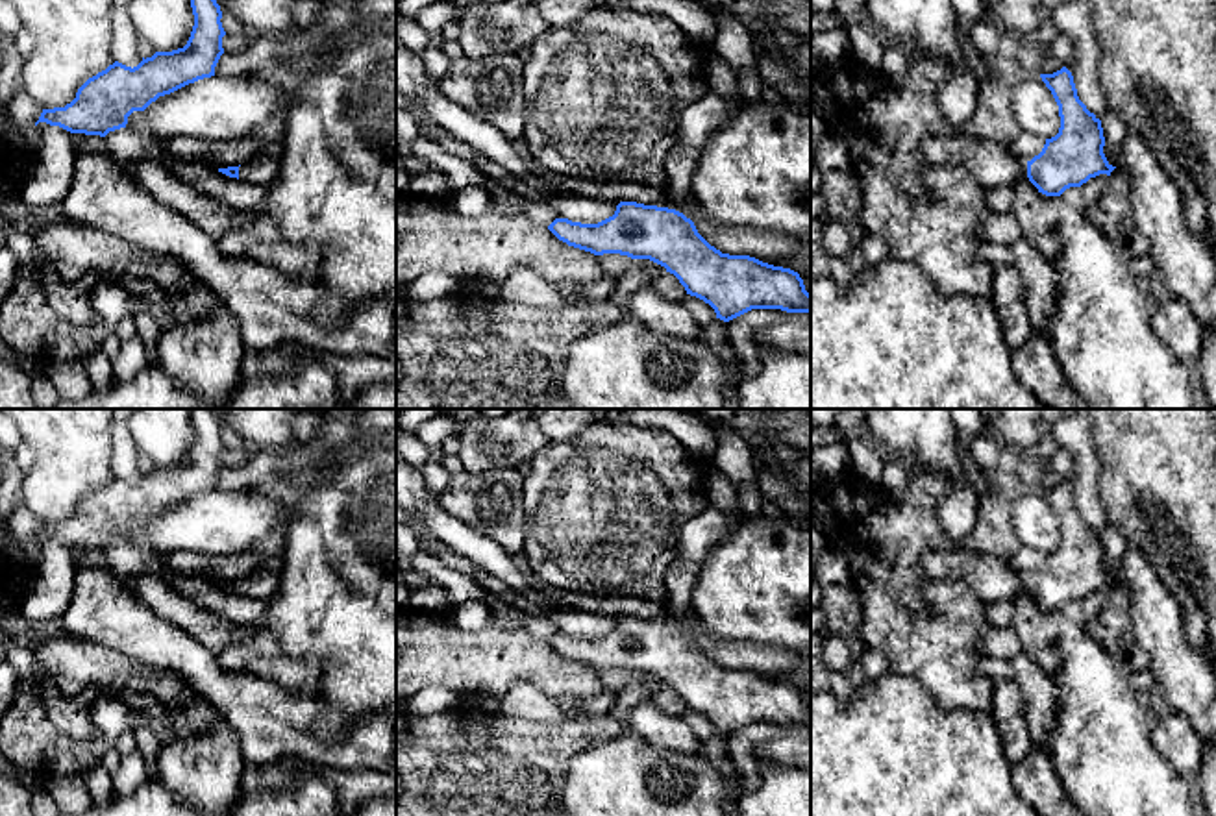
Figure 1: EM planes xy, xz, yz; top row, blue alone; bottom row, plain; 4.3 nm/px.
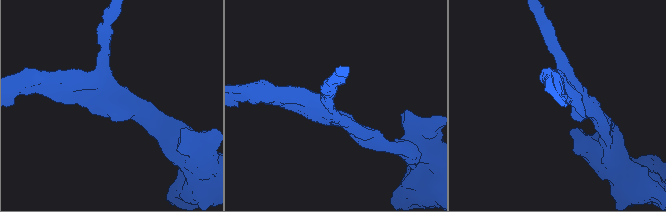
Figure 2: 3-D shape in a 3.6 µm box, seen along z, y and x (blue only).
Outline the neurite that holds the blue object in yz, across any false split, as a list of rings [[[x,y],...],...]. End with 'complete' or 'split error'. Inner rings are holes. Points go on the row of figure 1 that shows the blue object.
[[[1062,67],[1040,78],[1059,105],[1061,128],[1031,161],[1014,157],[1009,146],[972,135],[927,135],[920,142],[924,159],[933,168],[962,168],[985,189],[1012,187],[1027,178],[1046,196],[1061,196],[1099,174],[1111,176],[1116,167],[1103,154],[1101,120],[1079,100],[1072,72]]] | split error

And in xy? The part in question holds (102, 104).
[[[191,0],[194,26],[183,48],[155,52],[137,67],[118,61],[89,78],[65,107],[43,109],[39,122],[70,133],[100,135],[126,128],[133,111],[144,111],[159,96],[215,76],[224,54],[222,11],[217,0]]] | complete

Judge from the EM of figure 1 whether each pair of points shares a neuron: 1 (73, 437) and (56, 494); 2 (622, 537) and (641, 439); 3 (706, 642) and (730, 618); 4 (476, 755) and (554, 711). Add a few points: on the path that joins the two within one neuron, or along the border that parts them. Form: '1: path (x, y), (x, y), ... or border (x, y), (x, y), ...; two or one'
1: path (73, 452), (73, 459), (60, 480); one
2: path (622, 513), (641, 493), (641, 463); one
3: border (693, 611), (702, 628), (713, 637), (754, 642); two
4: border (500, 711), (533, 720), (580, 718); two

